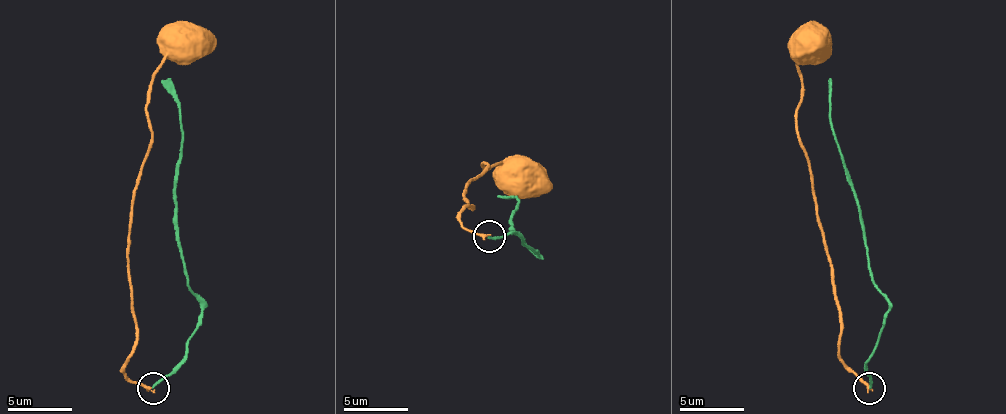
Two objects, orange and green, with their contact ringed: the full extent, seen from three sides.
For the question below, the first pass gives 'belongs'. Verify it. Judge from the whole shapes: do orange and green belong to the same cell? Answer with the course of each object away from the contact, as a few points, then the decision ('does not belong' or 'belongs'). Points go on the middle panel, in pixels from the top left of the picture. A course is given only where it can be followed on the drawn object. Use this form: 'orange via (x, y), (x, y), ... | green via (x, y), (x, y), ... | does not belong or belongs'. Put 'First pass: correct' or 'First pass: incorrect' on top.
First pass: incorrect
orange via (488, 237), (472, 234), (459, 215), (472, 208), (466, 186), (488, 166), (482, 166), (495, 163), (514, 173) | green via (488, 237), (514, 234), (536, 256), (511, 224), (517, 198), (504, 195) | does not belong

